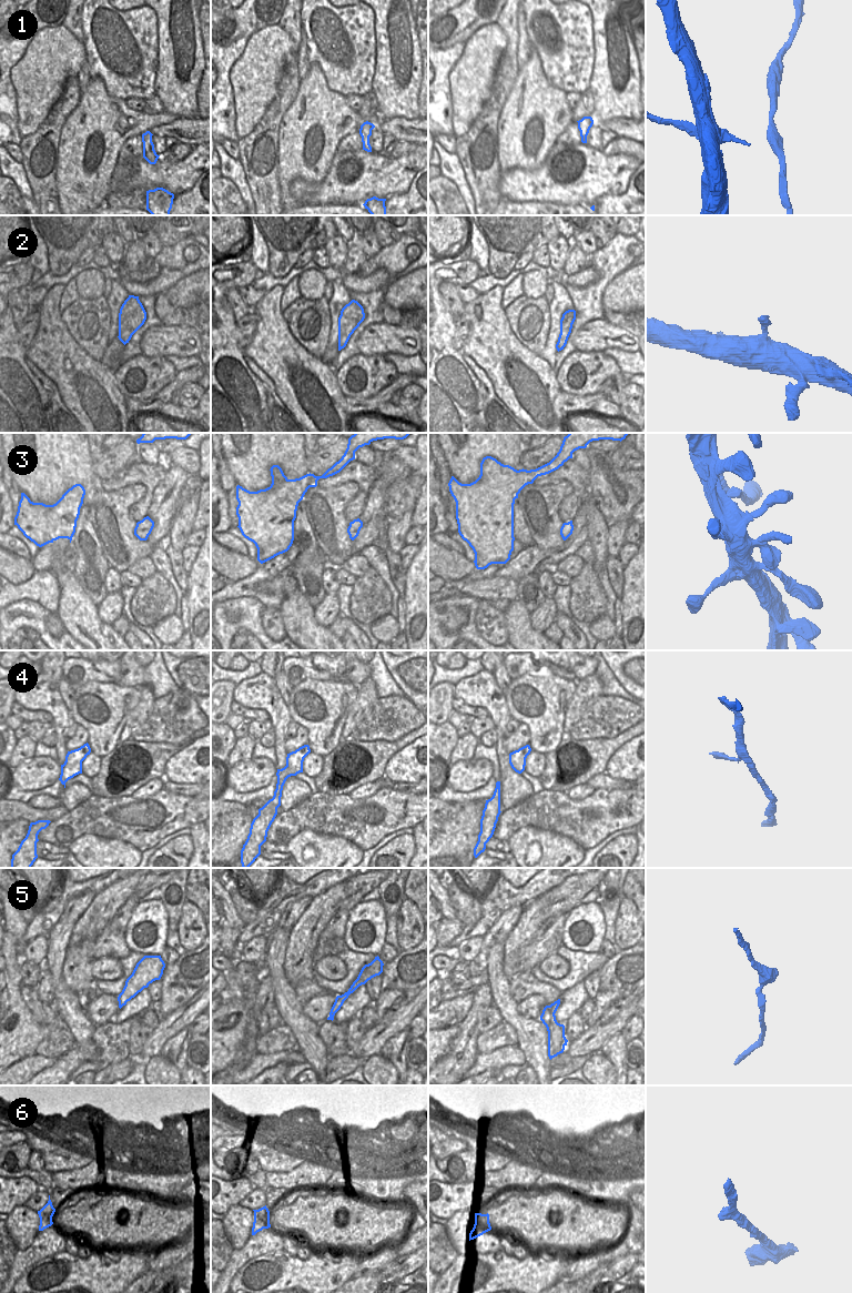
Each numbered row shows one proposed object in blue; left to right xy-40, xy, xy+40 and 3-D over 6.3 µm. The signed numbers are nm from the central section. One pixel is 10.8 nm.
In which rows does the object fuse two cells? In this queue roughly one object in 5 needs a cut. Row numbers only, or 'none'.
none.

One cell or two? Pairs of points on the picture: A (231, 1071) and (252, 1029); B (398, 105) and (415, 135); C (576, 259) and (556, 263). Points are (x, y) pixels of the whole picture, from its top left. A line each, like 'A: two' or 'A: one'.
A: one
B: two
C: two

